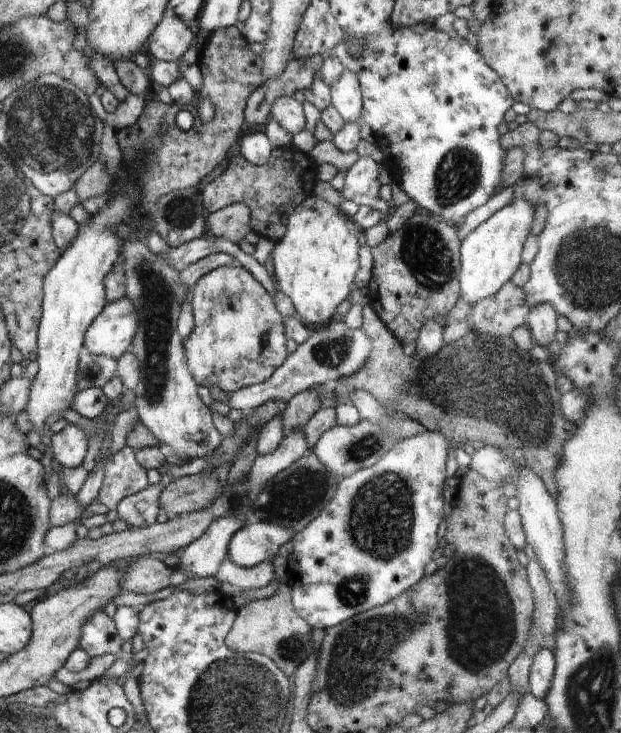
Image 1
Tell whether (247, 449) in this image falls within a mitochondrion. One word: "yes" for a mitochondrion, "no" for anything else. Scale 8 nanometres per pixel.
no

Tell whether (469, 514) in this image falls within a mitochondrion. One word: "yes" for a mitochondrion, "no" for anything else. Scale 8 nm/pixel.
no

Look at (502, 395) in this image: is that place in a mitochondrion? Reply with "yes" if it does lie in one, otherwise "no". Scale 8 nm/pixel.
yes

